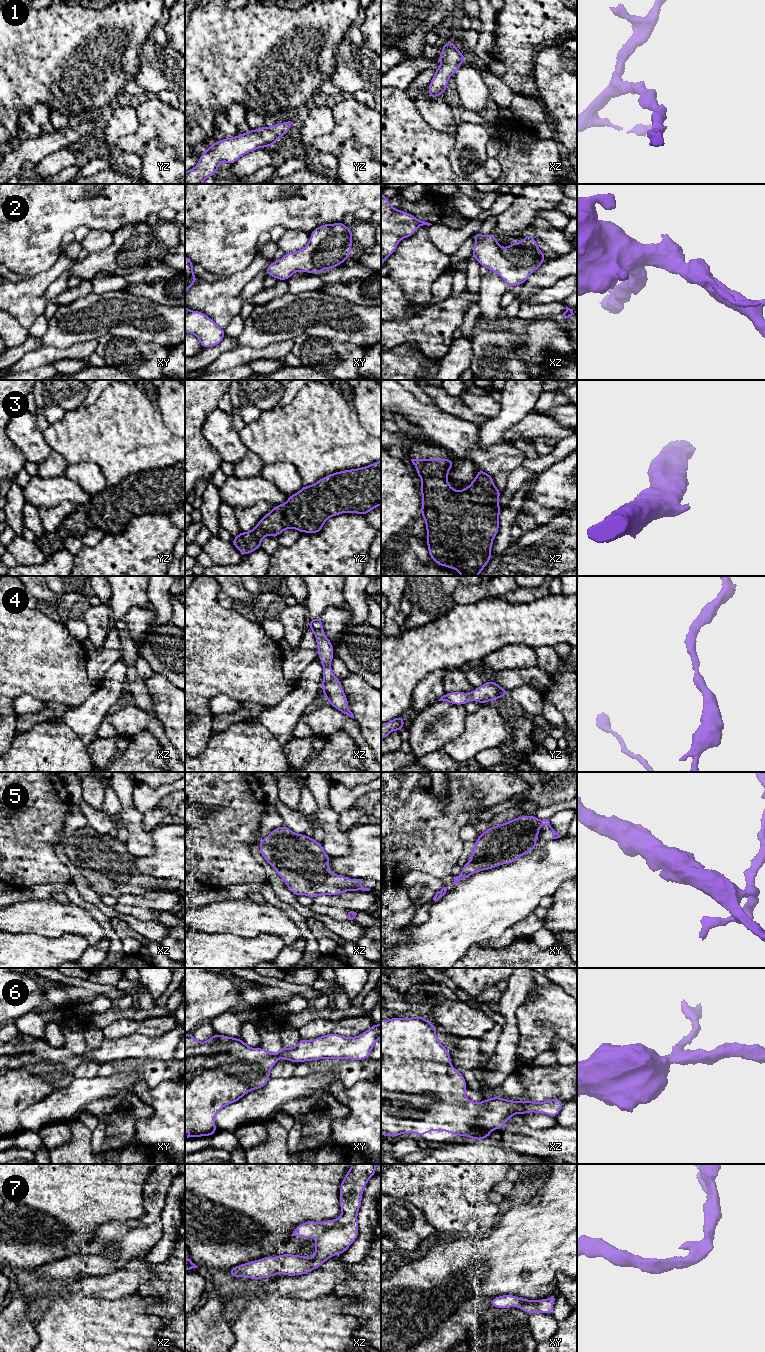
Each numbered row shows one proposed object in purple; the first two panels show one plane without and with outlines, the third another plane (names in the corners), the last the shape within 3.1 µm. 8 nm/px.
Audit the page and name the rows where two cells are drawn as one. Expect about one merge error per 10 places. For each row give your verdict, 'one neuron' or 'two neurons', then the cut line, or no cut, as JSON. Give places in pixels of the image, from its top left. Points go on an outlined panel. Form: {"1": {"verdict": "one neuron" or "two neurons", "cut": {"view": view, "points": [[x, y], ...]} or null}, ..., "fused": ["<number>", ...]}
{"1": {"verdict": "one neuron", "cut": null}, "2": {"verdict": "one neuron", "cut": null}, "3": {"verdict": "one neuron", "cut": null}, "4": {"verdict": "one neuron", "cut": null}, "5": {"verdict": "one neuron", "cut": null}, "6": {"verdict": "one neuron", "cut": null}, "7": {"verdict": "one neuron", "cut": null}, "fused": []}

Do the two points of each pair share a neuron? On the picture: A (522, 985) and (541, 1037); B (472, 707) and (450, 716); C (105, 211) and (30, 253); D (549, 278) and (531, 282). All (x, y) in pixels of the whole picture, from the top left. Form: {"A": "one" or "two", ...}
{"A": "two", "B": "two", "C": "one", "D": "one"}

